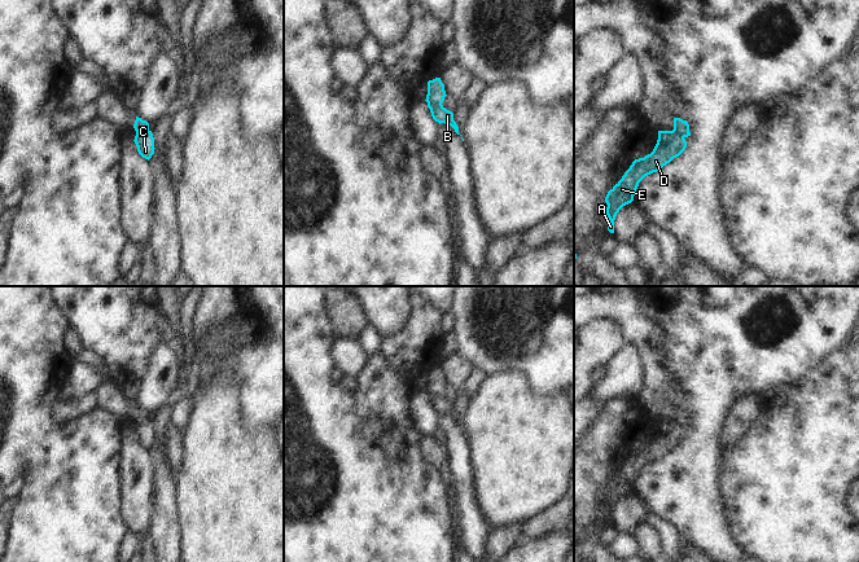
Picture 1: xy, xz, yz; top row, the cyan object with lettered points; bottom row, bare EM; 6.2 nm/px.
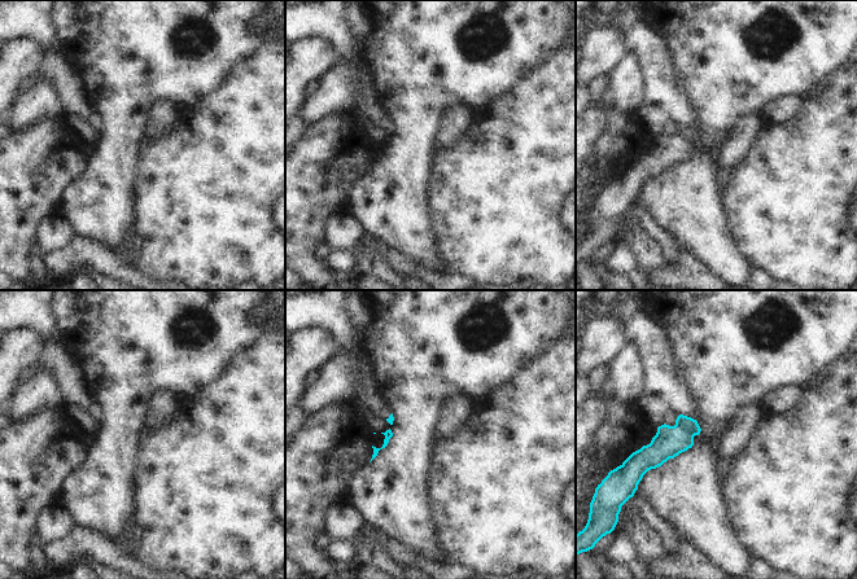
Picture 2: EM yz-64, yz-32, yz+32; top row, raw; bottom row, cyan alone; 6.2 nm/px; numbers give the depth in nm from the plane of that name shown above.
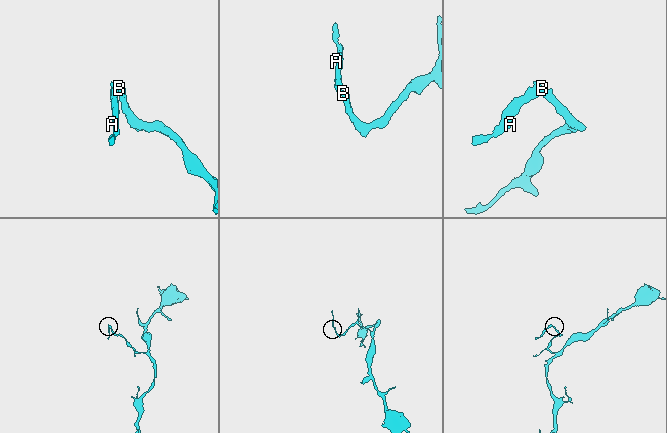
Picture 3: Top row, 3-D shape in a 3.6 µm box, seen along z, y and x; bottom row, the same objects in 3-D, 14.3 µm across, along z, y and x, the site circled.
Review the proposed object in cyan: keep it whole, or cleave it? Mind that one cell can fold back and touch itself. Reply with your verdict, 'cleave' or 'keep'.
cleave

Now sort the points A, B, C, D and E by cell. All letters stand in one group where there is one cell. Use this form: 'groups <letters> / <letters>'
groups A C D E / B

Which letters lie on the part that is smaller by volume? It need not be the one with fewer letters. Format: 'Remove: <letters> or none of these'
Remove: A, C, D, E.

